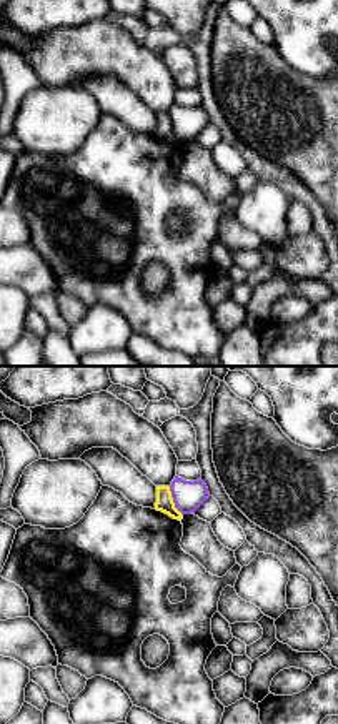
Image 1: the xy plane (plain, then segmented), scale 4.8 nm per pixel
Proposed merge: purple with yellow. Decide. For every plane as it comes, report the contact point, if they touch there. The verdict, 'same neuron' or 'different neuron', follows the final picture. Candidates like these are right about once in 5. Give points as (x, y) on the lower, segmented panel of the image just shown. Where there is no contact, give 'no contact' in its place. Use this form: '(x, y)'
(173, 501)

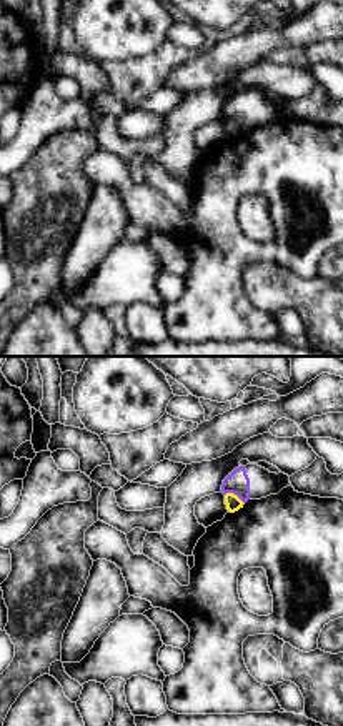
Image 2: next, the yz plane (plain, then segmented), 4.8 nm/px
(235, 493)

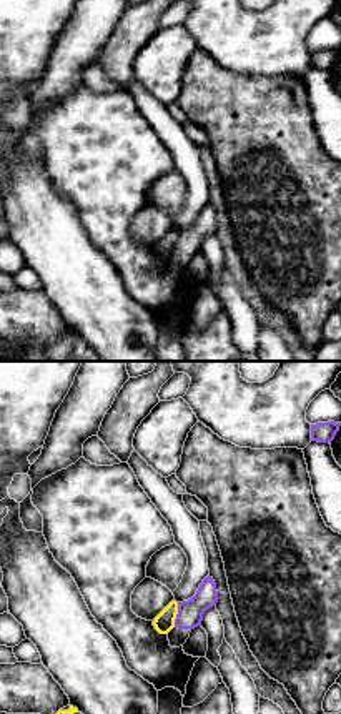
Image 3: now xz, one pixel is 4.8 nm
(177, 614)

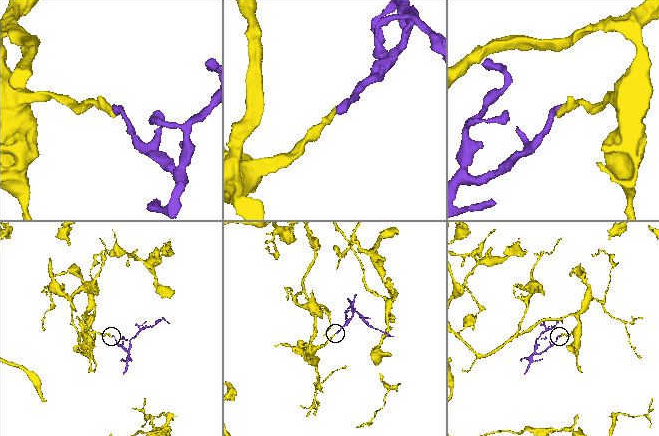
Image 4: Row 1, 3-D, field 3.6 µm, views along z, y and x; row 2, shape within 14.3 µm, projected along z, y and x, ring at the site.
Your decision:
different neuron

